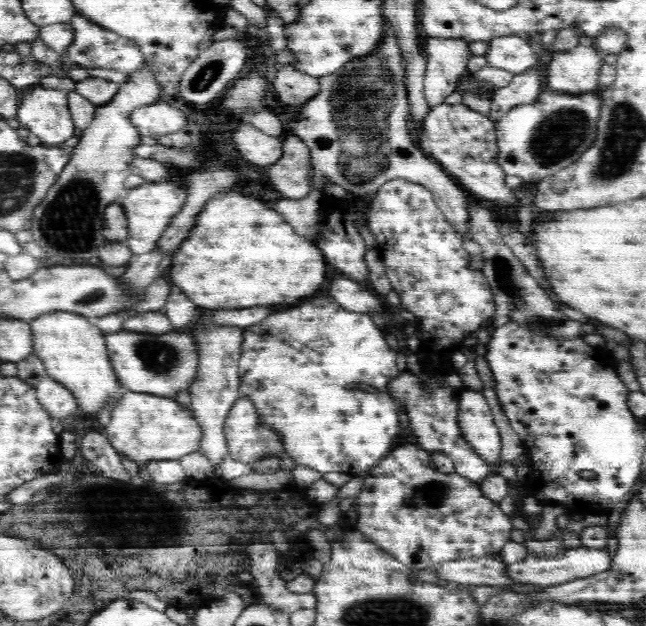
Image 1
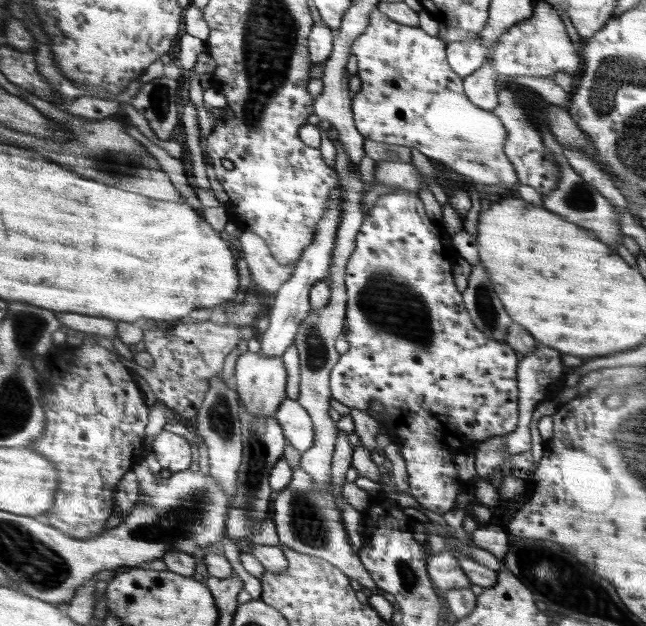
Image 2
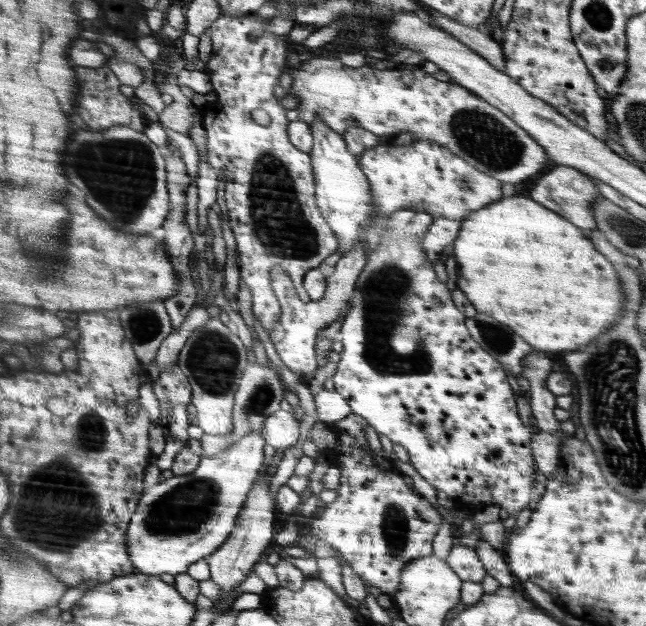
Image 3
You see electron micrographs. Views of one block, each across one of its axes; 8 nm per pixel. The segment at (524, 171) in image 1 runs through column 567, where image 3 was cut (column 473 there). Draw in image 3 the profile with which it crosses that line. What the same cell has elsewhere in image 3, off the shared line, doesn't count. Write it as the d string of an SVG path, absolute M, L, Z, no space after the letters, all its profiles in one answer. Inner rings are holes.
M317 58L311 60L311 64L305 64L305 68L293 66L289 72L293 72L295 78L289 94L301 100L299 110L303 122L315 124L315 120L323 116L327 126L341 136L353 126L349 118L359 120L361 128L379 138L409 134L417 142L427 140L449 148L479 172L493 176L499 184L521 182L541 170L541 166L547 166L541 146L535 144L535 140L531 140L531 136L527 136L507 114L501 114L481 96L455 82L439 82L427 74L423 64L399 66L393 70L375 70L369 64L351 70L339 60Z

